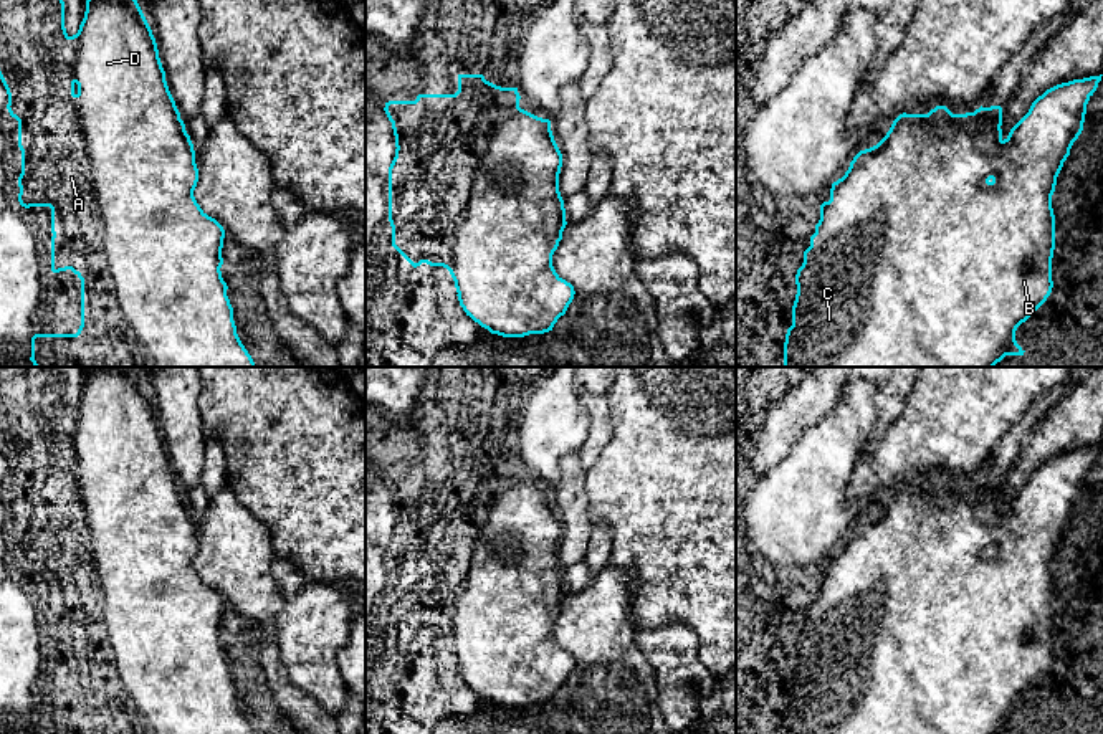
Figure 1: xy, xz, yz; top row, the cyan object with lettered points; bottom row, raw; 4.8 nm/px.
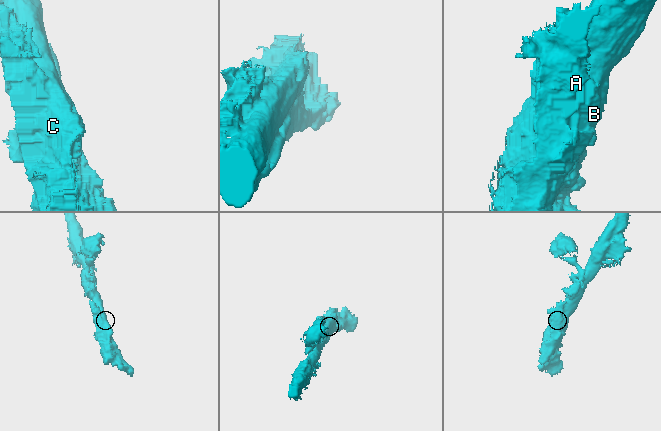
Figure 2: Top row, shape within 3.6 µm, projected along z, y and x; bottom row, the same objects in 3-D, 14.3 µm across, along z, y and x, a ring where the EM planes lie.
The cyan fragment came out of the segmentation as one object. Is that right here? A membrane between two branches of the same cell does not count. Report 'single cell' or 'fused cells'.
single cell

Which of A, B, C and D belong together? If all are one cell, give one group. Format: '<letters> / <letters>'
A B C D

